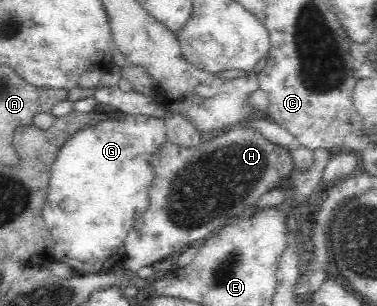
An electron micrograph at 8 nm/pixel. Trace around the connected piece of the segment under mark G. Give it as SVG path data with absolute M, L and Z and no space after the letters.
M132 115L128 116L126 120L105 120L99 122L97 125L90 125L84 129L80 129L70 140L65 142L65 145L59 150L53 165L51 166L51 176L49 178L49 194L47 204L44 206L43 217L48 229L50 229L53 238L53 256L51 260L66 262L70 268L76 272L90 272L102 273L108 272L116 262L125 260L126 253L123 248L125 238L134 224L134 220L142 214L144 208L147 206L147 187L151 182L150 165L146 165L146 157L144 154L150 154L152 150L163 139L166 139L166 124L164 118L150 115Z

